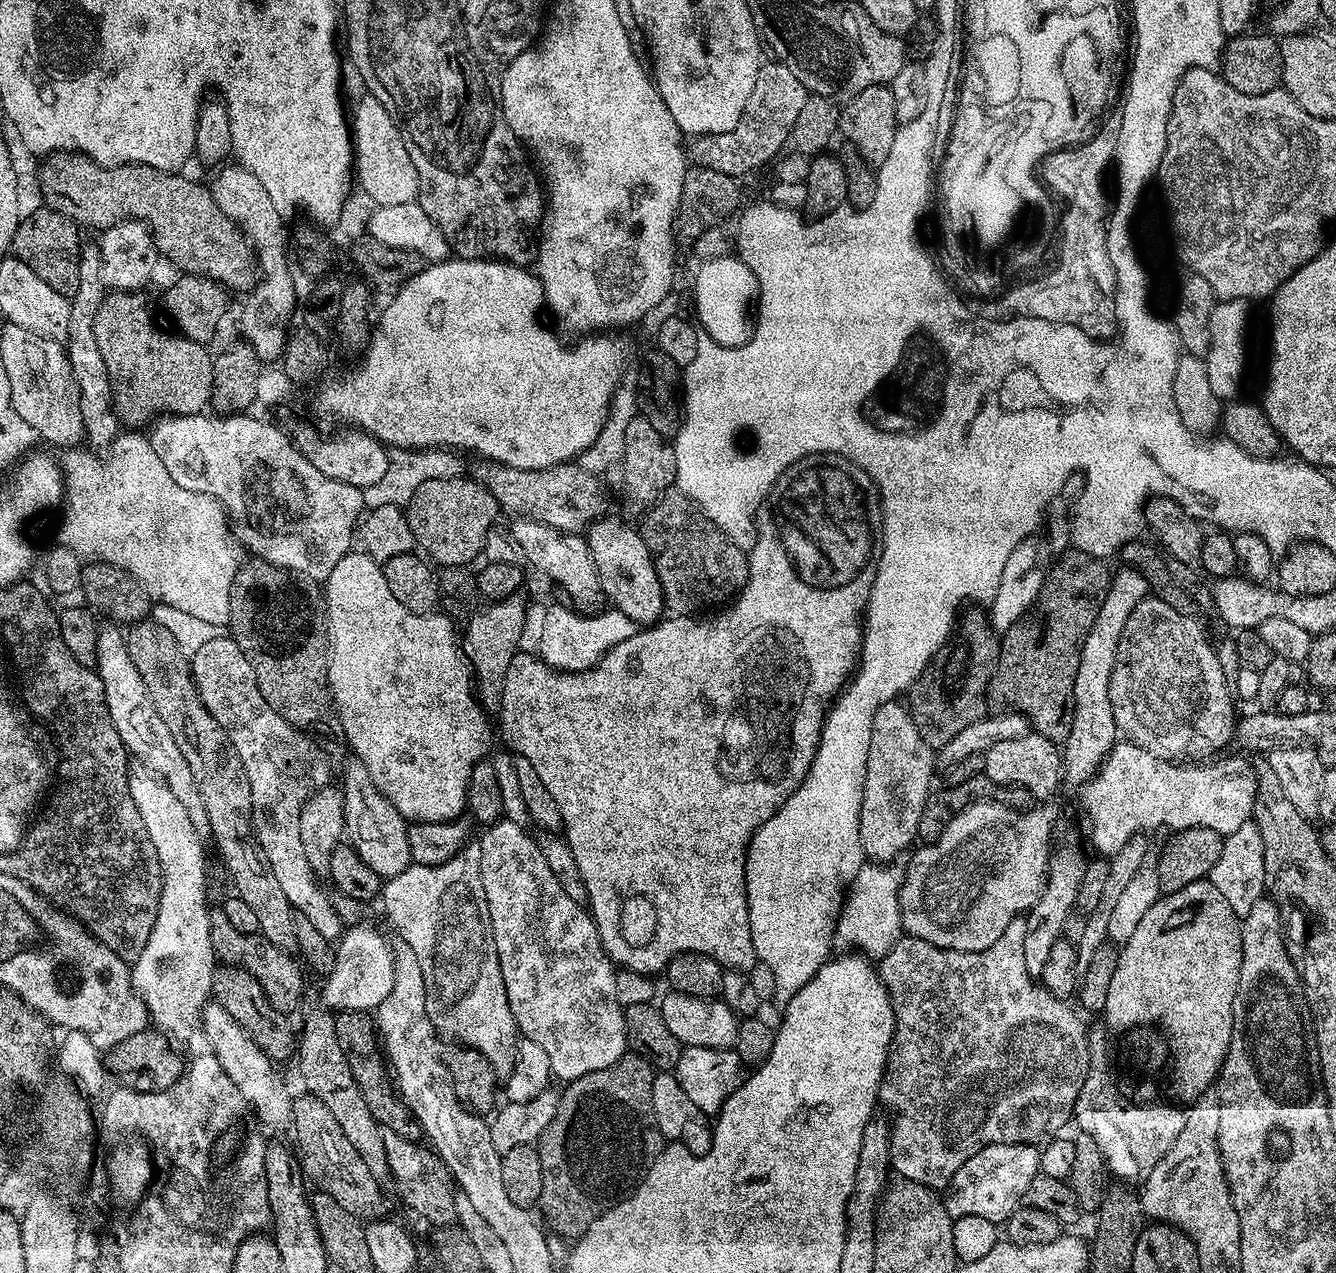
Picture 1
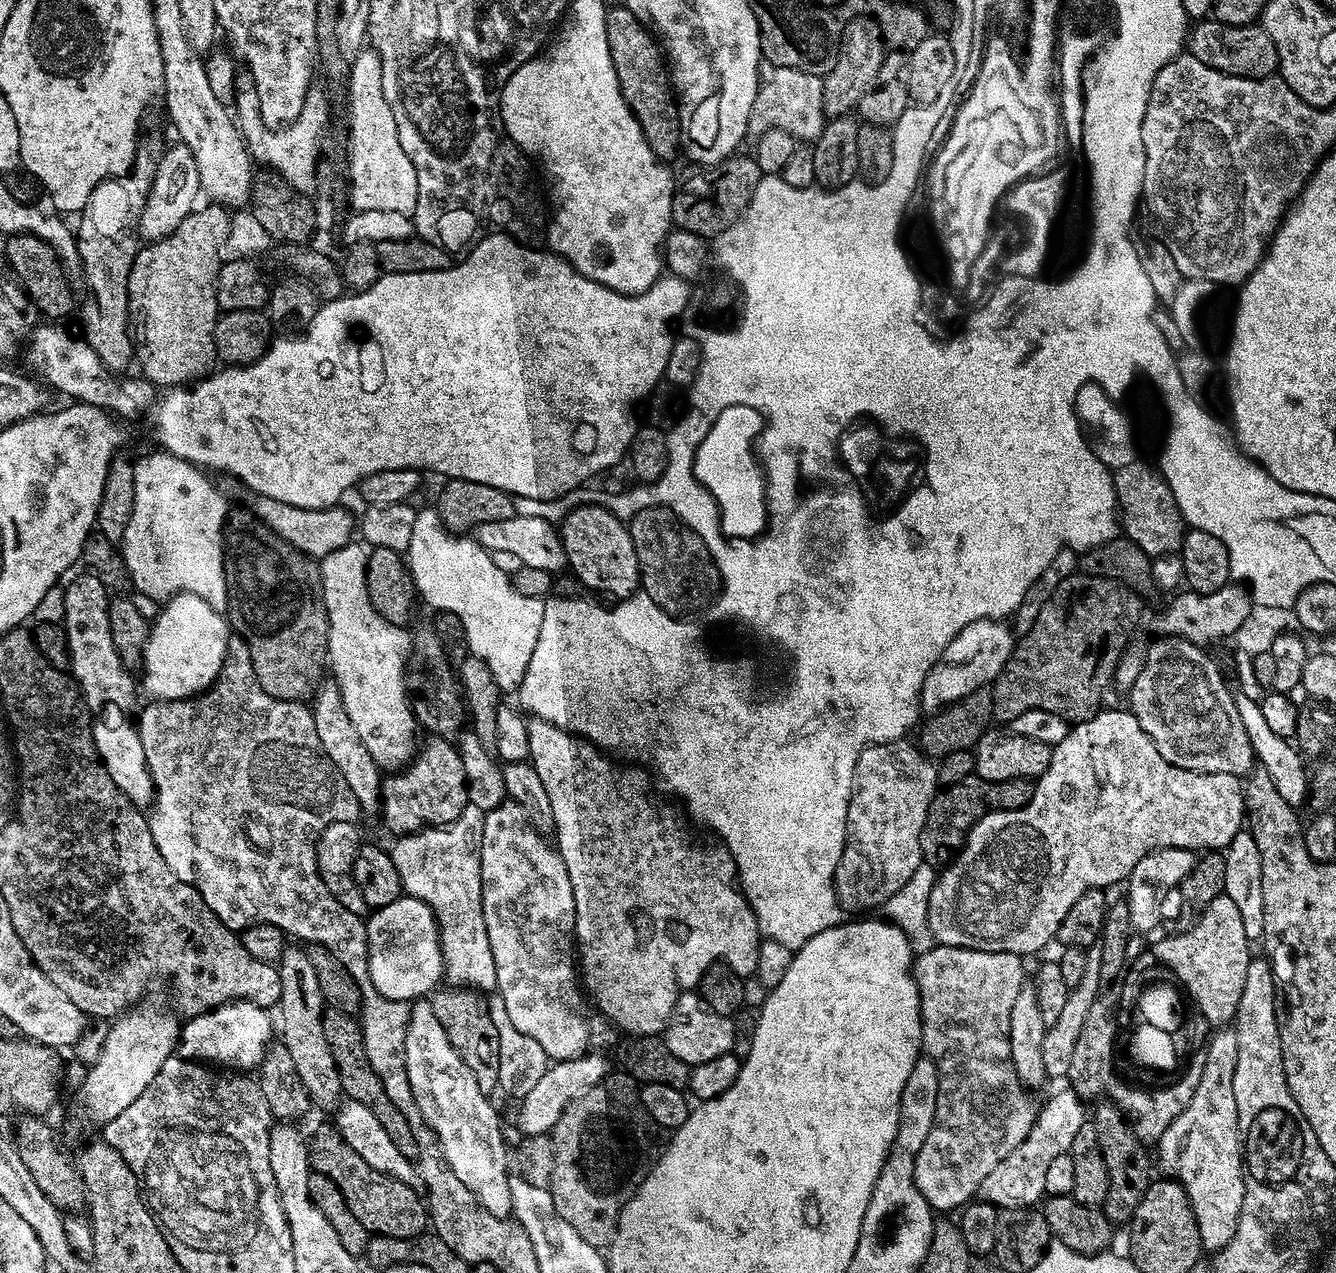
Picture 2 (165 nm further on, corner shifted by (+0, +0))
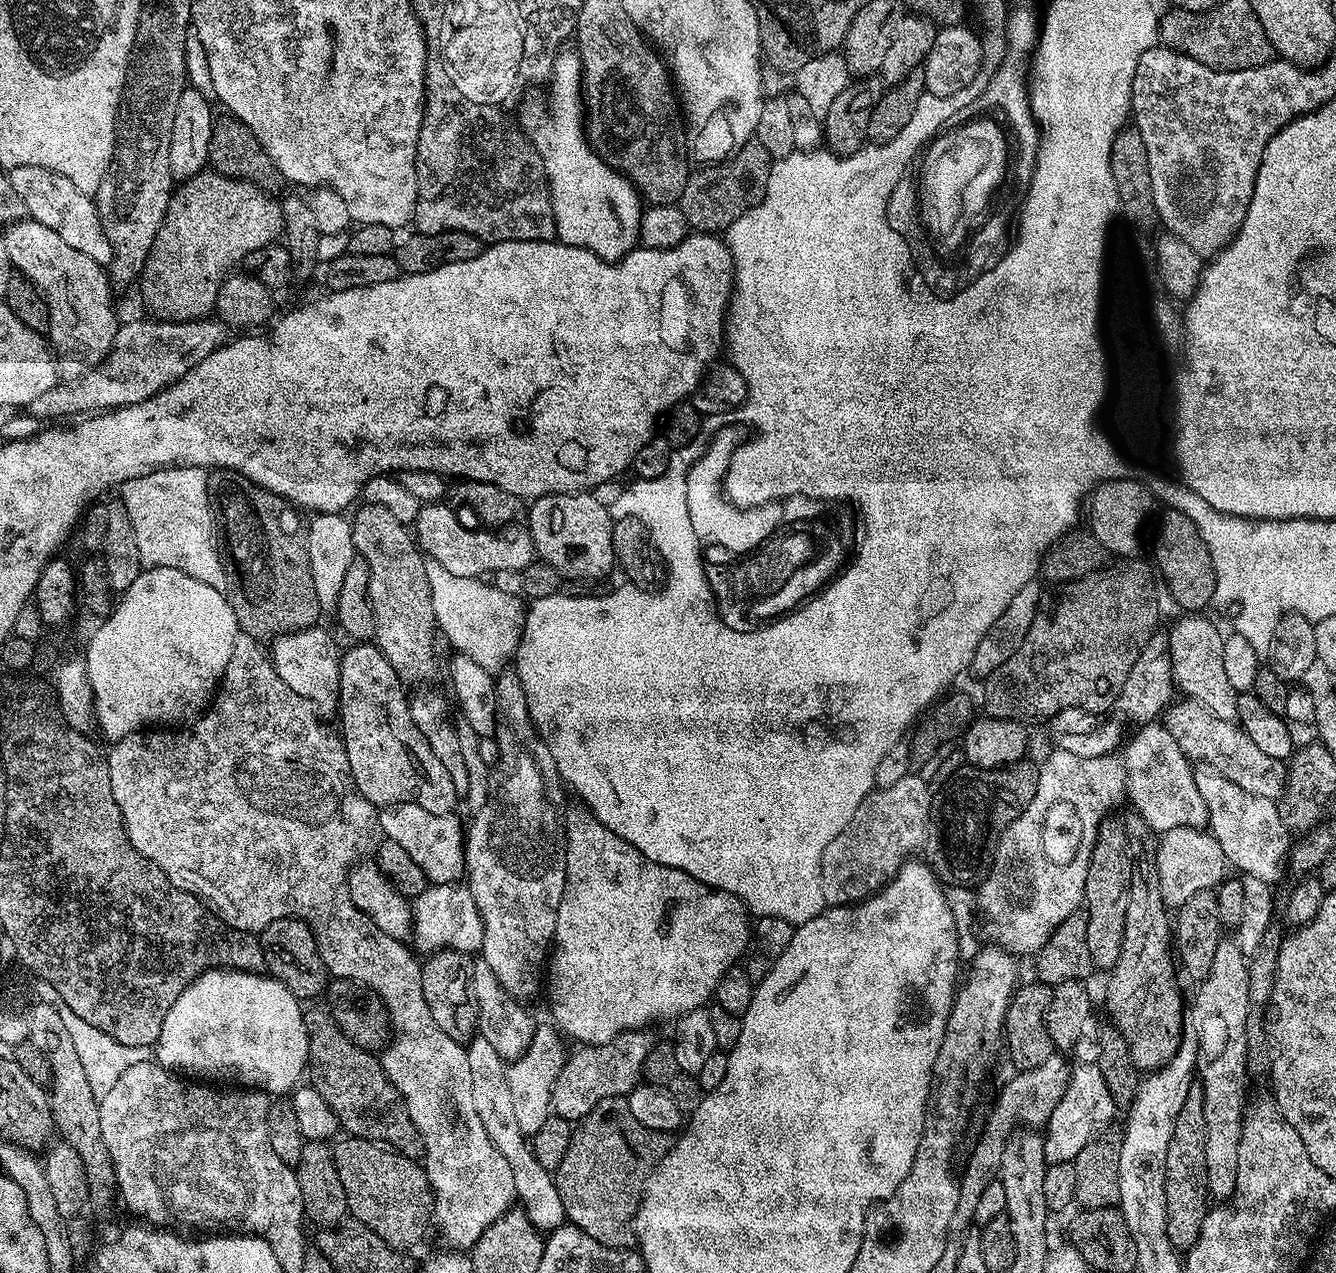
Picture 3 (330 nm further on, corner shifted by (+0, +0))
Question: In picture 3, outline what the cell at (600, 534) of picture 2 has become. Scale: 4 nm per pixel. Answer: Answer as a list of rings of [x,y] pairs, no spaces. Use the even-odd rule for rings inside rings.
[[[591,491],[559,492],[535,497],[527,509],[526,520],[527,516],[526,527],[536,547],[537,557],[557,568],[561,577],[599,582],[612,567],[617,567],[611,511],[602,506]]]

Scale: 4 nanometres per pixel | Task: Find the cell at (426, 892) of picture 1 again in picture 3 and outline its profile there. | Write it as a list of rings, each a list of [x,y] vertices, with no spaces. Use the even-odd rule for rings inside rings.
[[[389,804],[380,812],[380,831],[387,839],[406,849],[406,854],[422,866],[433,885],[455,884],[465,879],[466,828],[463,823],[460,825],[456,814],[434,814],[430,810],[422,810],[422,806],[417,804]]]

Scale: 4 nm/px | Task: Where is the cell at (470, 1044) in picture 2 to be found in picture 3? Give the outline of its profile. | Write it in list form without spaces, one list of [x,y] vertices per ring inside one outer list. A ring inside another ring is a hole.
[[[446,948],[431,953],[422,964],[422,994],[426,994],[426,1006],[430,1006],[434,1022],[438,1022],[450,1038],[463,1045],[467,1045],[478,1032],[478,1006],[472,989],[473,963],[469,953]]]

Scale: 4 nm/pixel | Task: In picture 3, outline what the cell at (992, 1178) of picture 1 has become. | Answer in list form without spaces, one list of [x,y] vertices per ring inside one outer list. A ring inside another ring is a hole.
[[[1094,1062],[1073,1067],[1068,1074],[1068,1085],[1062,1094],[1058,1106],[1046,1125],[1044,1137],[1044,1153],[1049,1164],[1066,1164],[1075,1161],[1076,1156],[1098,1133],[1113,1123],[1116,1116],[1117,1101],[1106,1088],[1099,1067]],[[1048,1131],[1048,1132],[1047,1132]]]

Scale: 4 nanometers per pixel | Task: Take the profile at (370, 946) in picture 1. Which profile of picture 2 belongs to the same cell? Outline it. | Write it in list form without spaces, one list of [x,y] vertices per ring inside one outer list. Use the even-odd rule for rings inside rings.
[[[407,894],[400,896],[394,902],[390,902],[390,906],[375,909],[367,917],[366,927],[370,982],[374,982],[374,990],[378,990],[382,998],[415,1002],[427,997],[444,980],[444,955],[440,949],[440,931],[426,902]]]

